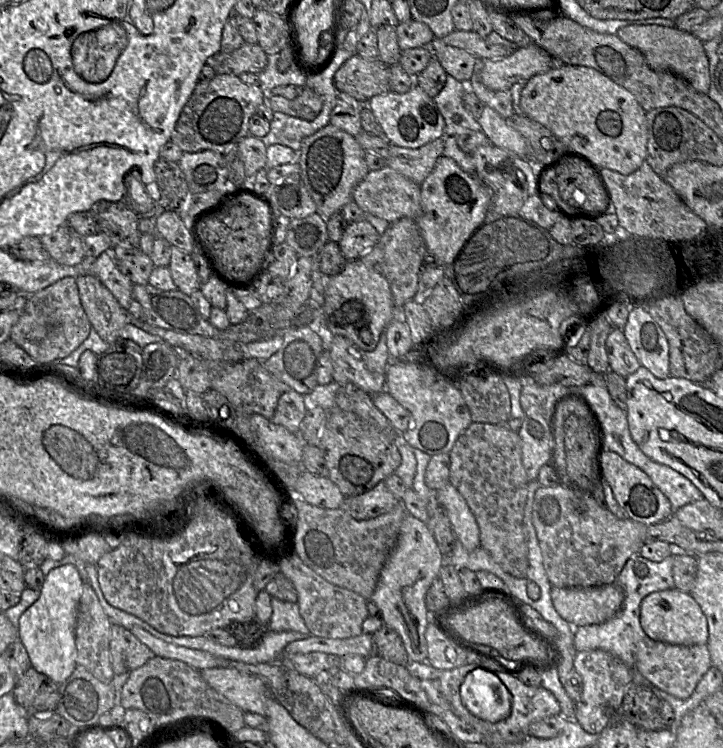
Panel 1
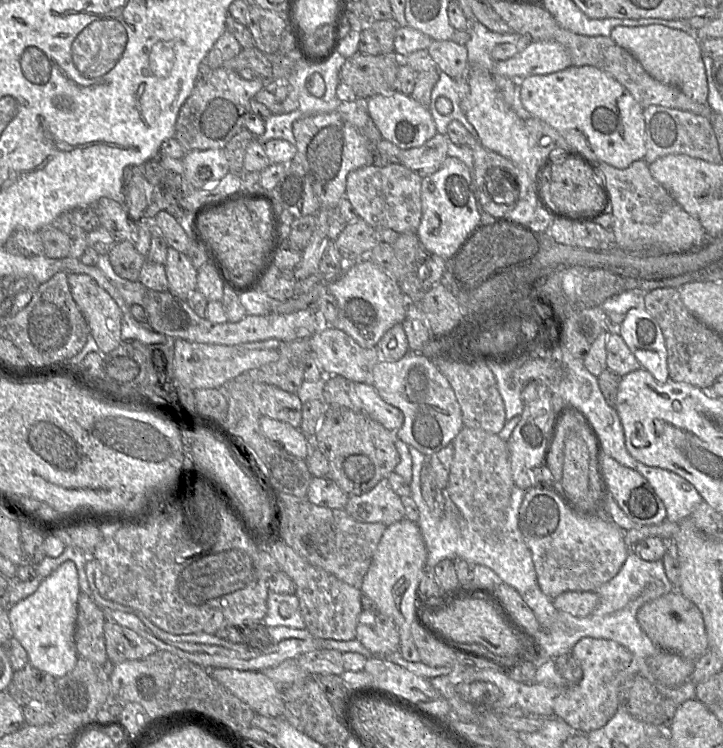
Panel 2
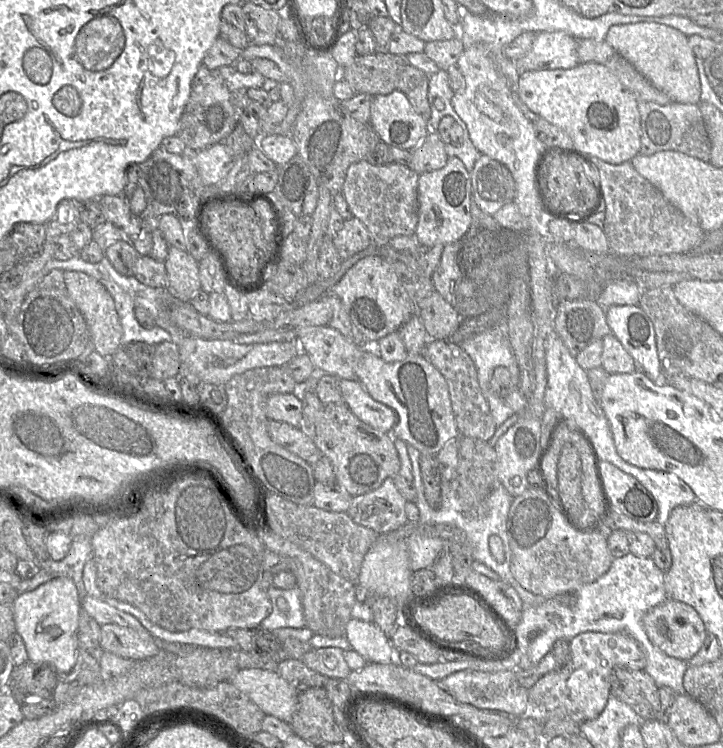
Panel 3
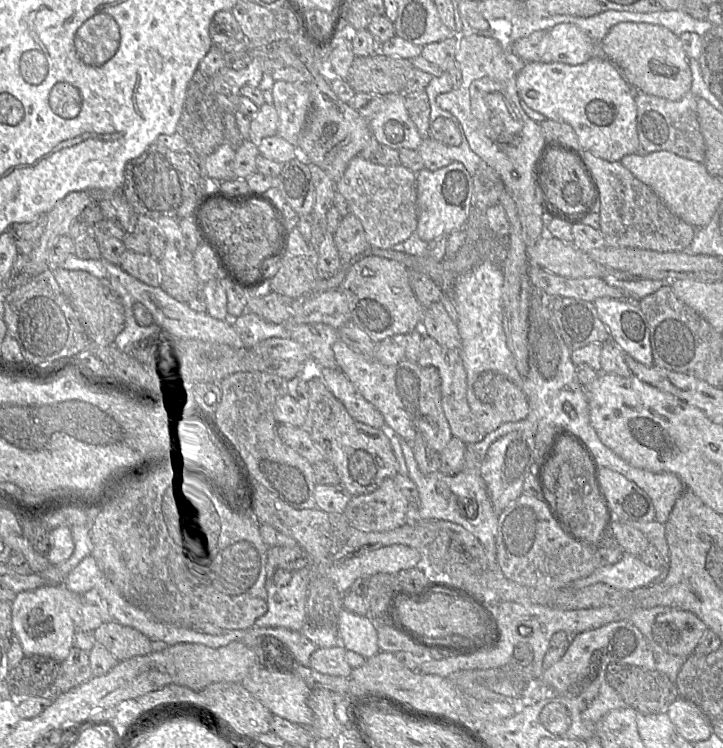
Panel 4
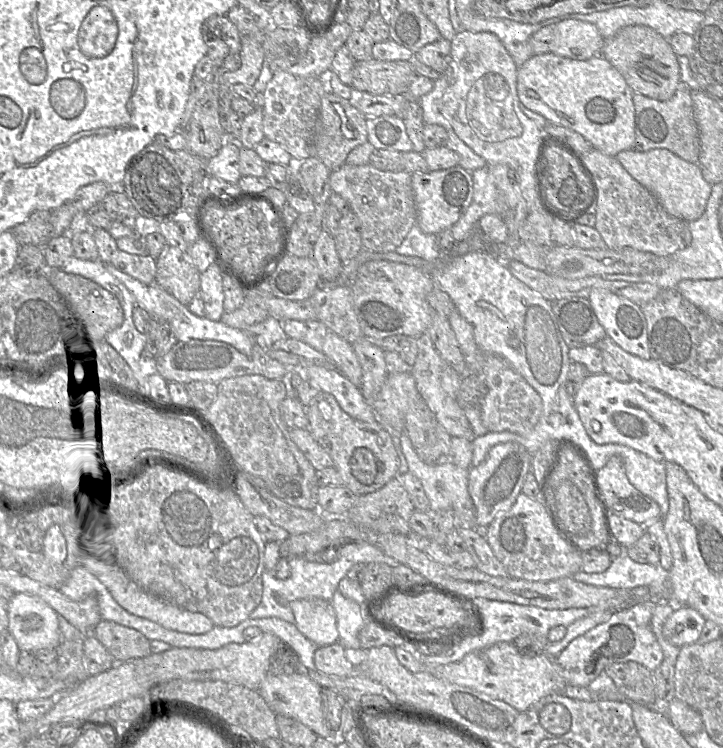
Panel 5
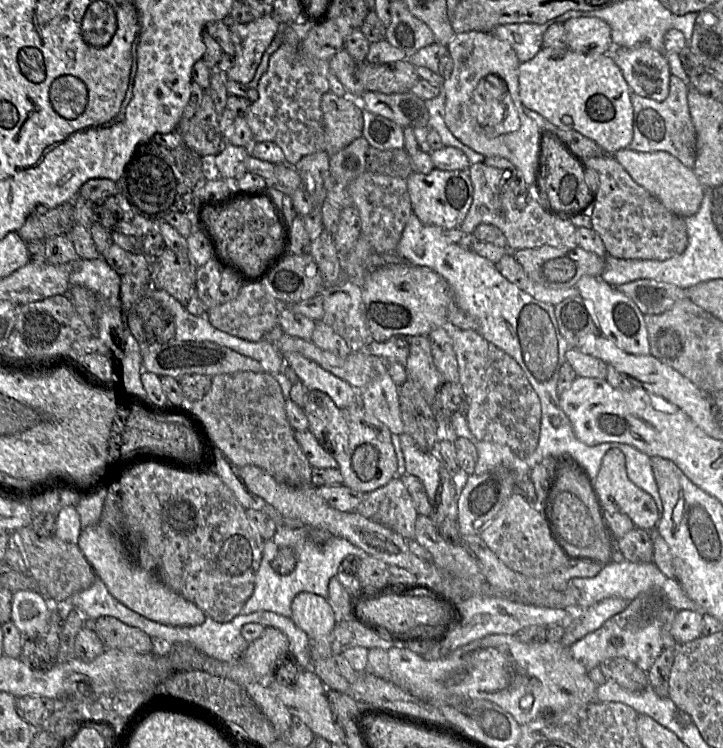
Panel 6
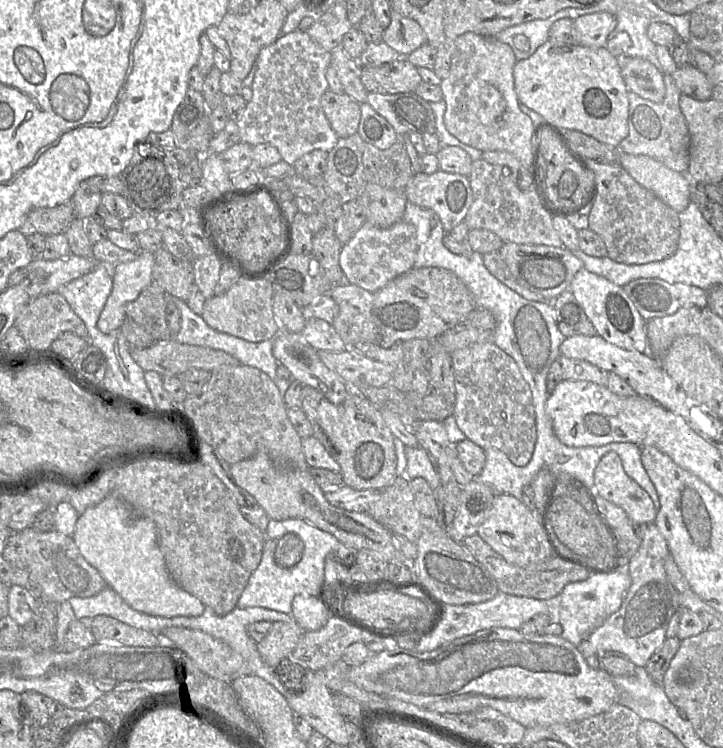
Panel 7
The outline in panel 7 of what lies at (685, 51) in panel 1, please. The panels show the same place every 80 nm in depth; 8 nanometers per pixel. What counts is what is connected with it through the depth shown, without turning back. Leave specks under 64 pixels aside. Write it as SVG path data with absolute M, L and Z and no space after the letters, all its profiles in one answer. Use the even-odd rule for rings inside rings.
M618 57L621 76L628 91L660 103L666 94L664 74L650 61L639 57Z

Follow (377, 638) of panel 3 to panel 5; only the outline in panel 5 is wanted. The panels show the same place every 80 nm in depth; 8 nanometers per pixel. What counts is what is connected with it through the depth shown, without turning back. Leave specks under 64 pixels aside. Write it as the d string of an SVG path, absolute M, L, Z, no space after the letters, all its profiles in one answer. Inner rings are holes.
M337 589L332 598L332 606L336 614L339 643L344 648L359 649L358 634L370 617L362 612L361 605L344 597Z

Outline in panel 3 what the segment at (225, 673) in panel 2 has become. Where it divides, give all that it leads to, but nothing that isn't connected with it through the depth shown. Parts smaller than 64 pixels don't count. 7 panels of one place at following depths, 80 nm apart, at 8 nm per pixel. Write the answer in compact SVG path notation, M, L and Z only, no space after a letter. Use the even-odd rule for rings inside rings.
M275 668L239 669L230 679L265 715L290 723L299 692Z

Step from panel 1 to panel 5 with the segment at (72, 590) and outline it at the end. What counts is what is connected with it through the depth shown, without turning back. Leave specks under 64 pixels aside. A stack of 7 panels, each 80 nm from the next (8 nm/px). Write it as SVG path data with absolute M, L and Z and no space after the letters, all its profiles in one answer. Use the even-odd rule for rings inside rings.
M16 593L8 602L8 630L21 650L58 648L63 638L58 613L43 599Z

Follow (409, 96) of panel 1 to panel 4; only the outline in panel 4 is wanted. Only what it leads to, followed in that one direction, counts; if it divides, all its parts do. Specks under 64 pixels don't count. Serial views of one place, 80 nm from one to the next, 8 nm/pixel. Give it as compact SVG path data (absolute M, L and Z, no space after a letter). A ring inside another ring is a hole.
M403 93L385 96L384 107L369 121L372 136L392 149L418 150L422 143L416 125L405 107Z

